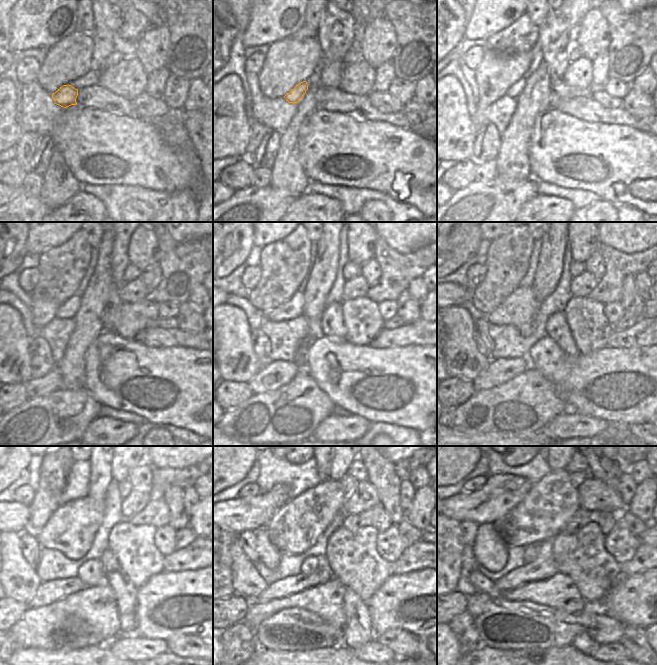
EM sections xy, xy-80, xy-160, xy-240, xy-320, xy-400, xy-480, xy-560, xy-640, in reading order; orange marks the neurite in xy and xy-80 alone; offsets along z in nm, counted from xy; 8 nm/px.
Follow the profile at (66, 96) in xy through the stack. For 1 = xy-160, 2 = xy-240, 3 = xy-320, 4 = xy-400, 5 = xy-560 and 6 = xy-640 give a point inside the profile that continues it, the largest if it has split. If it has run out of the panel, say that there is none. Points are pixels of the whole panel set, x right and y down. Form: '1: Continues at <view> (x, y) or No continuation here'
1: Continues at xy-160 (514, 91)
2: Continues at xy-240 (67, 310)
3: Continues at xy-320 (294, 308)
4: Continues at xy-400 (518, 309)
5: Continues at xy-560 (295, 527)
6: Continues at xy-640 (542, 514).

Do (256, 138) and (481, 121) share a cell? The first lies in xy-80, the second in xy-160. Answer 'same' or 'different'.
same

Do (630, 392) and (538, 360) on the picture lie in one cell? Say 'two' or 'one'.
one

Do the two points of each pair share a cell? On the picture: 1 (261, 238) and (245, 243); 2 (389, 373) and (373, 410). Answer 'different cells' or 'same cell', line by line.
1: different cells
2: same cell

